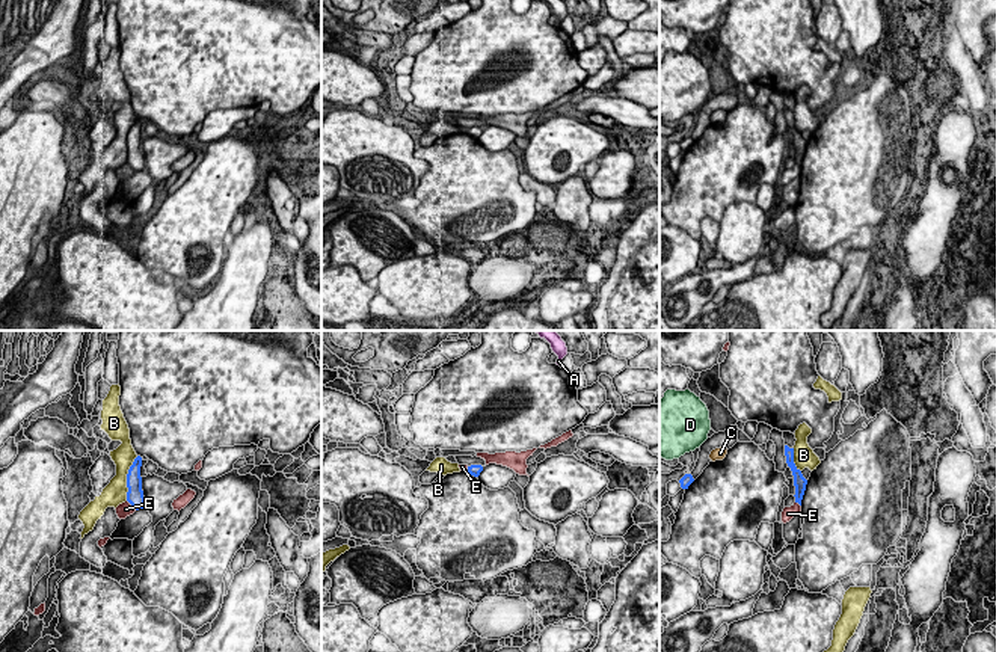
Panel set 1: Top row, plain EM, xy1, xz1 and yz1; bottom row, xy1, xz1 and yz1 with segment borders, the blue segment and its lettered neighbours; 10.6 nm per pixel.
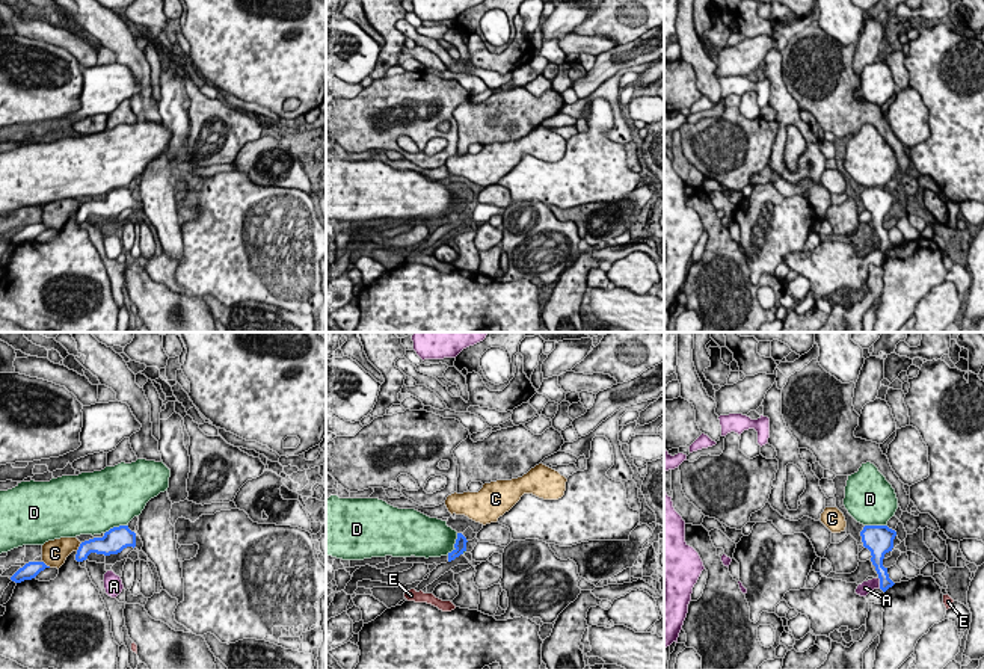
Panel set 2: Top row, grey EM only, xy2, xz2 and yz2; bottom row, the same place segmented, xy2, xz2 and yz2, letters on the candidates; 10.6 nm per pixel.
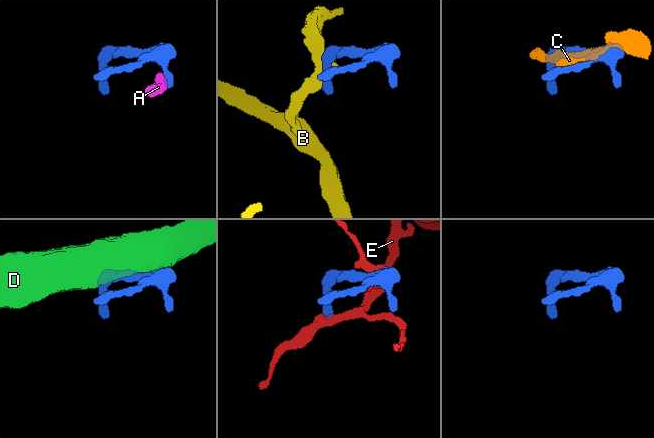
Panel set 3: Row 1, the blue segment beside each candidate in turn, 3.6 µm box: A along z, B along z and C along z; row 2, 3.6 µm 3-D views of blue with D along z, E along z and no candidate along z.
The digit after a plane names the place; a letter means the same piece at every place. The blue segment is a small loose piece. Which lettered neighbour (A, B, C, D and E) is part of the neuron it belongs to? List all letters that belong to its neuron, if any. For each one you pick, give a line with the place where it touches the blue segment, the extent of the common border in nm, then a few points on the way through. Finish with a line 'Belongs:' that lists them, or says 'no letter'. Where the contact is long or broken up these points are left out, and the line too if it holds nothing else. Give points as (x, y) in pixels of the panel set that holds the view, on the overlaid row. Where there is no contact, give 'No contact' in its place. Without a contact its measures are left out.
Belongs: no letter

